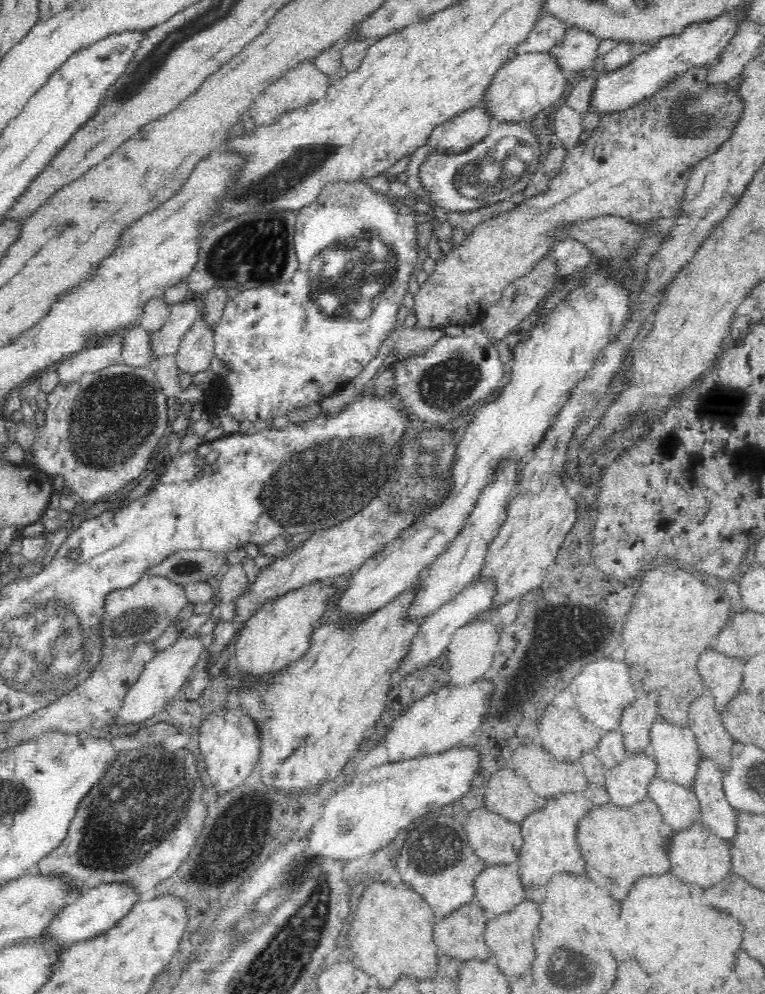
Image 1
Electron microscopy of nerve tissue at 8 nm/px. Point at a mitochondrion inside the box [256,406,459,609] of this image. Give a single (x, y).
(429, 456)

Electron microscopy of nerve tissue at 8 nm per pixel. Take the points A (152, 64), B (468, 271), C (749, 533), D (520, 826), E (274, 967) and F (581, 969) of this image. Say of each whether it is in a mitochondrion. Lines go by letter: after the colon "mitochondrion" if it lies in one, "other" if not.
A: mitochondrion
B: other
C: other
D: other
E: mitochondrion
F: mitochondrion

